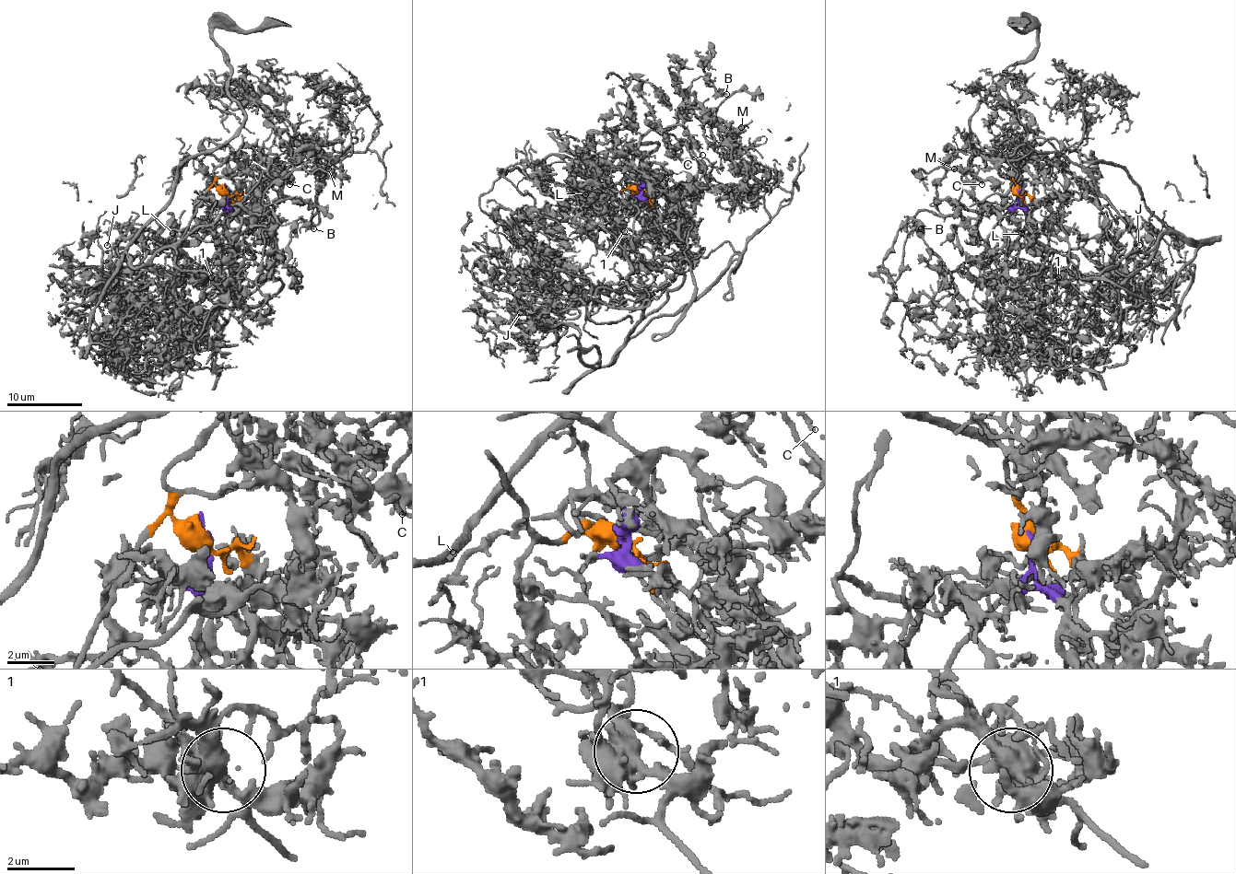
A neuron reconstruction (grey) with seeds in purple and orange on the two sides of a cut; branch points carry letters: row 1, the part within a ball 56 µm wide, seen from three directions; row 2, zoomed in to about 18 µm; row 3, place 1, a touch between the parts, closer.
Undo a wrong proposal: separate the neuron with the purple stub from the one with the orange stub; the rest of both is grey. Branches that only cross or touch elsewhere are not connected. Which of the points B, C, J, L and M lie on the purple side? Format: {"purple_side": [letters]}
{"purple_side": ["J", "L"]}

